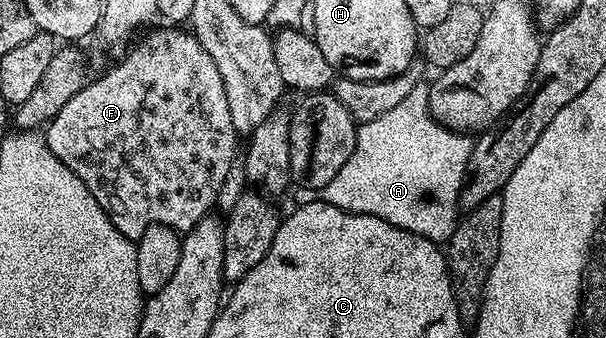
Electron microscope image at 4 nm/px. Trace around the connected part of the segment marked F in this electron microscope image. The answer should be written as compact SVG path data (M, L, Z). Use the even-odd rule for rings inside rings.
M180 27L164 28L168 29L158 29L145 41L138 42L109 73L102 74L97 81L96 78L89 80L84 89L69 99L66 107L62 107L62 111L58 111L58 115L52 118L46 126L50 151L54 151L54 155L58 155L58 159L62 159L62 163L70 167L70 171L74 171L74 175L78 175L78 179L82 179L86 187L90 187L90 195L98 199L110 223L114 223L114 227L118 227L118 231L122 231L124 237L138 239L136 241L138 283L145 295L162 291L162 287L170 283L170 275L174 275L174 270L178 267L178 255L182 255L181 235L190 232L203 217L213 212L218 199L218 191L222 191L222 182L226 179L226 171L230 171L230 167L237 160L238 134L230 119L230 103L226 103L226 87L222 87L222 75L218 75L218 67L214 67L214 59L210 59L210 55L202 51L202 43L198 43L198 39L193 37L191 32L184 30L183 33L180 30L183 28Z

